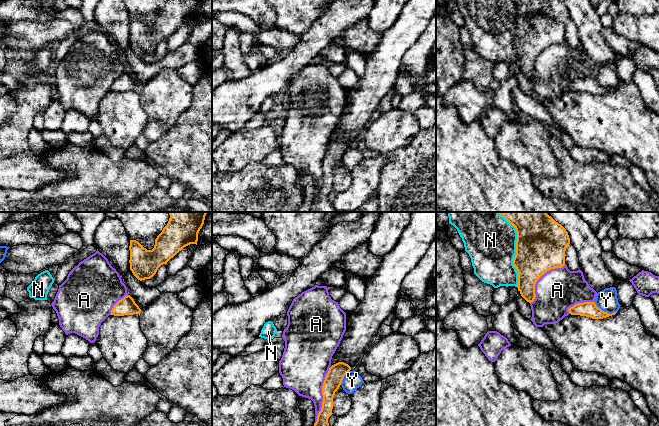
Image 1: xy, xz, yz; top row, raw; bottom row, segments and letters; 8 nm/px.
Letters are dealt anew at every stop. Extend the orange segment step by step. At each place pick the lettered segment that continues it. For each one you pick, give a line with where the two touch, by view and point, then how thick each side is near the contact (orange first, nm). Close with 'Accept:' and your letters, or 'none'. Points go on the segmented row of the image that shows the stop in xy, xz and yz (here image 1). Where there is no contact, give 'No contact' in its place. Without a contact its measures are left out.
Accept: none

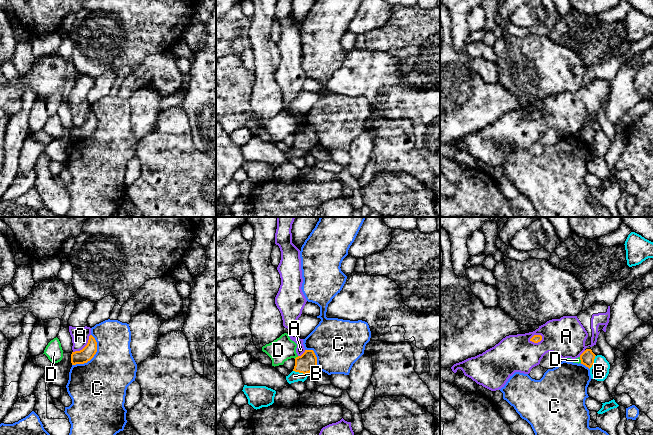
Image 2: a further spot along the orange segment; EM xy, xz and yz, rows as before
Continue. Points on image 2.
Accept: none

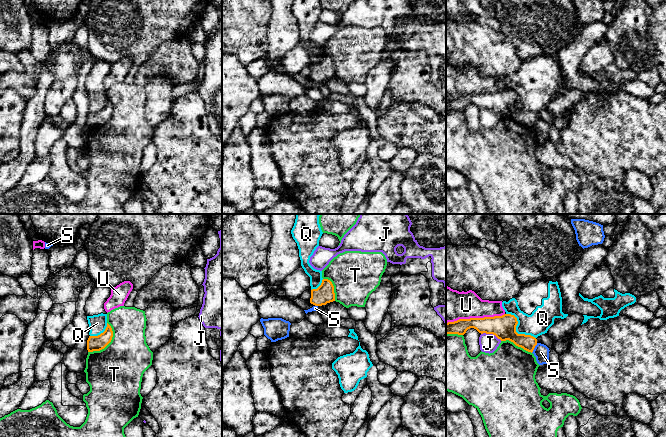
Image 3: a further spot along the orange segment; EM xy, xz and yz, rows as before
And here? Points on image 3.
Accept: none

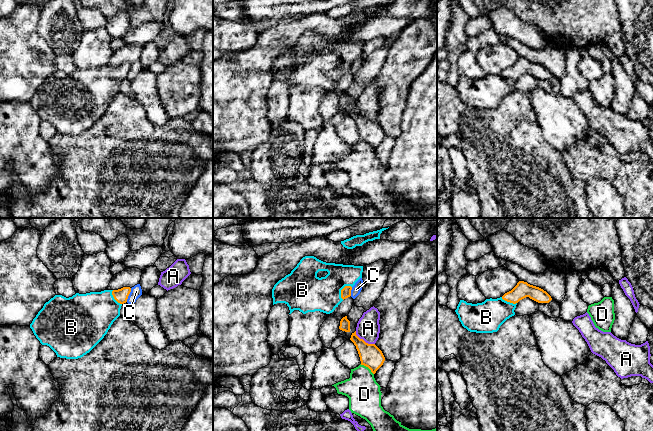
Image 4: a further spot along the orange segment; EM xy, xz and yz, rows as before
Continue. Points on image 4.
B: Touches orange at xz (341, 290). Thickness 80 nm (orange) against 300 nm
Accept: B

